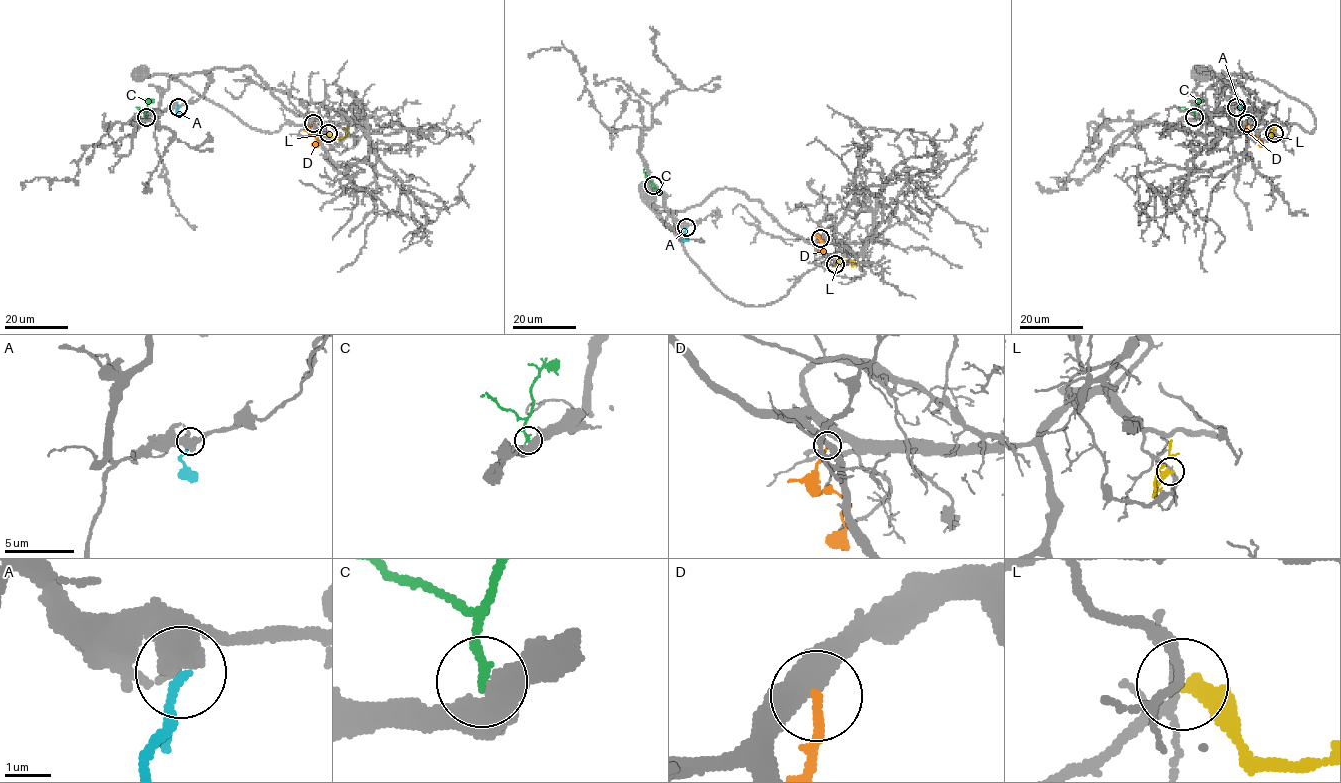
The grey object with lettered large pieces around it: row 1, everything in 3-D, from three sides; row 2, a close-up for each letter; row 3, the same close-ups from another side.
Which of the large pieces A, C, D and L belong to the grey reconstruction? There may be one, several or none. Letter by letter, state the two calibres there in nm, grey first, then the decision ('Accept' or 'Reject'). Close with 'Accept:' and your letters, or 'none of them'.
A: Thickness 480 nm (grey) against 180 nm. Reject
C: Thickness 550 nm (grey) against 200 nm. Reject
D: Thickness 480 nm (grey) against 200 nm. Reject
L: Thickness 170 nm (grey) against 380 nm. Reject
Accept: none of them

